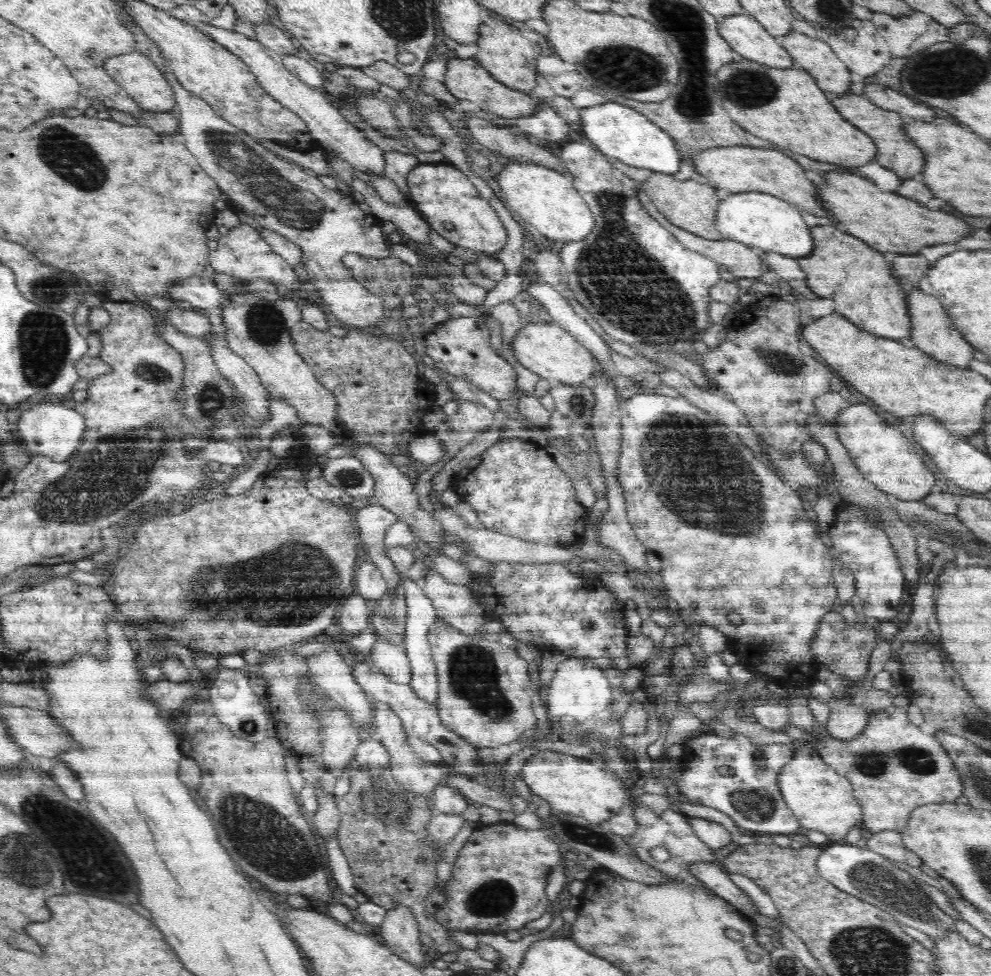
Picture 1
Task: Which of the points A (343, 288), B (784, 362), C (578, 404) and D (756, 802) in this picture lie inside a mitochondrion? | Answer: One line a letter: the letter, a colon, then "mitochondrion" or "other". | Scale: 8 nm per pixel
A: other
B: mitochondrion
C: mitochondrion
D: mitochondrion

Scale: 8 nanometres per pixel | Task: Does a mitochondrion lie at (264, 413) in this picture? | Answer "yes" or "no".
no

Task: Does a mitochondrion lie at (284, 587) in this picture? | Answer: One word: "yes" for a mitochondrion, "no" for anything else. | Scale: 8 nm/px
yes

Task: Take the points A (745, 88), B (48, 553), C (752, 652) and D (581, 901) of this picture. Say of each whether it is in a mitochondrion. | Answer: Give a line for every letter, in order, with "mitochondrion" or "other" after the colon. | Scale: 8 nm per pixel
A: mitochondrion
B: other
C: other
D: other

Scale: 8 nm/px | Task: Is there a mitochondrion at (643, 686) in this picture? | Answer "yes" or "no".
no

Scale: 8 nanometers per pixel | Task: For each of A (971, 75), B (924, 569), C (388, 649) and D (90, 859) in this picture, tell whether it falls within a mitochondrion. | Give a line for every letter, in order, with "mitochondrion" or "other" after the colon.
A: mitochondrion
B: other
C: other
D: mitochondrion

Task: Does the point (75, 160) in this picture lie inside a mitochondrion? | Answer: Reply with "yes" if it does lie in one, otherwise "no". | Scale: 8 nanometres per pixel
yes

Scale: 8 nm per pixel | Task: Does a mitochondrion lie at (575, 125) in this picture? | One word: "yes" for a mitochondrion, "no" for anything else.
no

